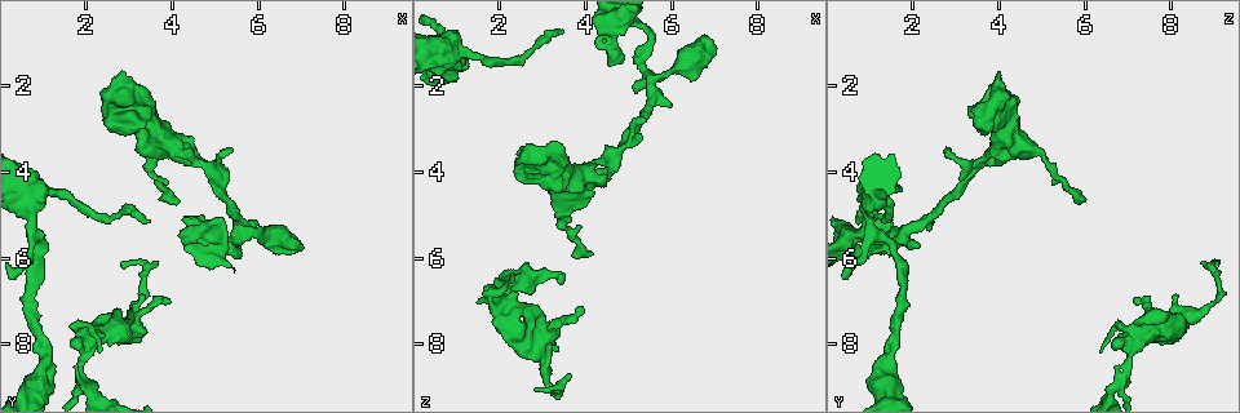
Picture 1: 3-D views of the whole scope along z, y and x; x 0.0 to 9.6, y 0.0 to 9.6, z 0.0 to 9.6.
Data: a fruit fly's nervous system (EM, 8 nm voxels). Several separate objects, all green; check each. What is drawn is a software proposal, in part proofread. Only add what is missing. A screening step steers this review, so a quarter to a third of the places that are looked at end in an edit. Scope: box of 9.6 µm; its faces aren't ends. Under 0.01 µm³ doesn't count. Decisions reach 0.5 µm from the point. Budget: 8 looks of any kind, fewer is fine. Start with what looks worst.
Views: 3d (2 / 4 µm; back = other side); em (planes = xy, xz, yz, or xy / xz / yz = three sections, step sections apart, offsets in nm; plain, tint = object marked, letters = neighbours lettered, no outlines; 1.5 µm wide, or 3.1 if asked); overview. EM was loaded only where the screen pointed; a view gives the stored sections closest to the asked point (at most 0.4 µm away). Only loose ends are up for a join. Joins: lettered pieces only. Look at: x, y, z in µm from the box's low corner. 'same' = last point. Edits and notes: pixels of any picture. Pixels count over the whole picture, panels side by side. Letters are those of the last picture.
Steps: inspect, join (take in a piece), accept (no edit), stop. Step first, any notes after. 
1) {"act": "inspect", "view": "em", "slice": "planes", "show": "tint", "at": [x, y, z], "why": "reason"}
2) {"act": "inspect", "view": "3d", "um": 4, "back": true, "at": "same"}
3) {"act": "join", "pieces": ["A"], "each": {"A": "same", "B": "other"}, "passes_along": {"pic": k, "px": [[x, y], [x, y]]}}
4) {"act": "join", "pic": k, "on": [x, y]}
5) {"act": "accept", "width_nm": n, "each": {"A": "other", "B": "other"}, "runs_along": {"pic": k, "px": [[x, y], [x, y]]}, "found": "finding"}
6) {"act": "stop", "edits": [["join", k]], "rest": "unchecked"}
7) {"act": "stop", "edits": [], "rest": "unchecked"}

{"act": "inspect", "view": "3d", "um": 4, "at": [4.00, 7.05, 7.15], "why": "tapers out"}

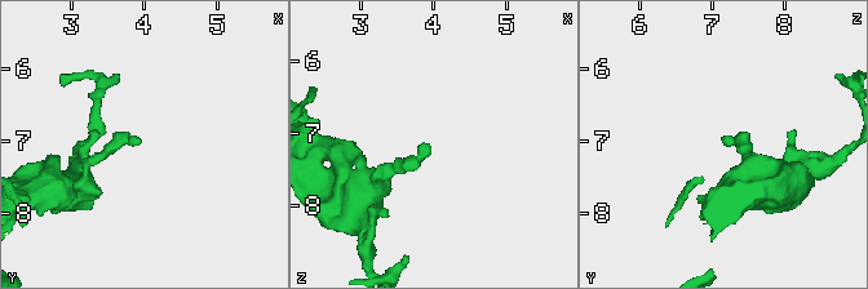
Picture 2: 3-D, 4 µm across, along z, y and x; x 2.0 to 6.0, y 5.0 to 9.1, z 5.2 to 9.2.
{"act": "inspect", "view": "em", "slice": "planes", "show": "letters", "at": [3.95, 7.05, 7.20]}

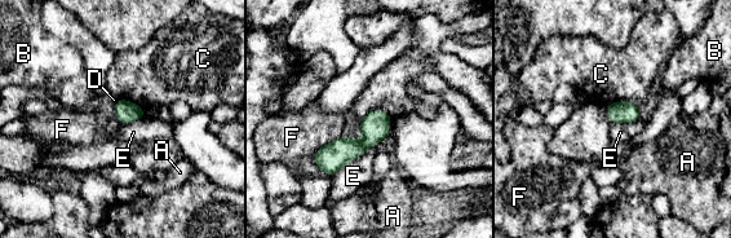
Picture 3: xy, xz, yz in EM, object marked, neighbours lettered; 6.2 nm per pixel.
{"act": "accept", "width_nm": 130, "each": {"A": "other", "B": "other", "C": "other", "D": "other", "E": "other", "F": "other"}, "found": "no lettered piece goes on from it"}

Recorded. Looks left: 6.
{"act": "inspect", "view": "3d", "um": 4, "at": [5.20, 5.70, 2.10], "why": "free end"}

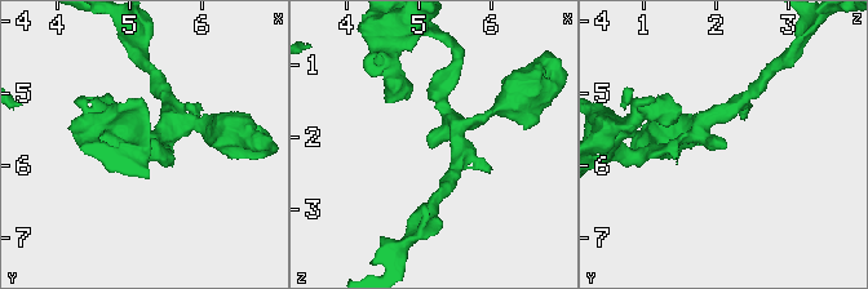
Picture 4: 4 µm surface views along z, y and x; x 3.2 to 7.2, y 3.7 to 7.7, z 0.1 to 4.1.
{"act": "inspect", "view": "em", "slice": "xz", "step": 8, "show": "tint", "at": [5.15, 5.75, 2.15], "why": "now the EM"}

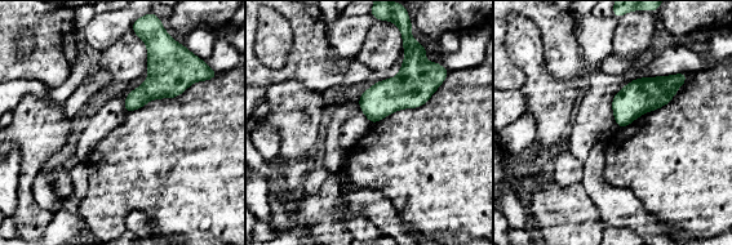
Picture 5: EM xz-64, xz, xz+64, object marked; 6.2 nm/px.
{"act": "inspect", "view": "em", "slice": "planes", "show": "letters", "at": "same", "why": "another direction"}

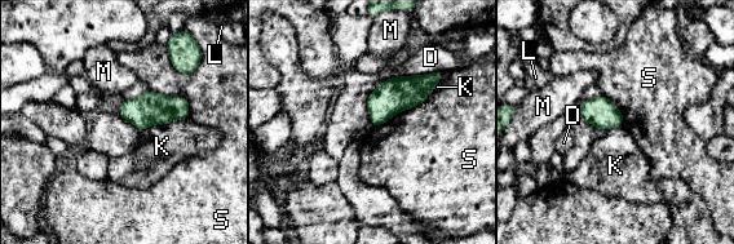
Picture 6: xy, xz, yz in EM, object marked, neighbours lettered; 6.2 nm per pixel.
{"act": "accept", "width_nm": 190, "each": {"D": "other", "K": "other", "L": "other", "M": "other", "S": "other"}, "border": {"pic": 6, "px": [[186, 118], [154, 123], [141, 131]]}, "found": "none of them fits"}

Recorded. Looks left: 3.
{"act": "inspect", "view": "3d", "um": 2, "at": [5.45, 3.45, 2.75], "why": "tapers out"}

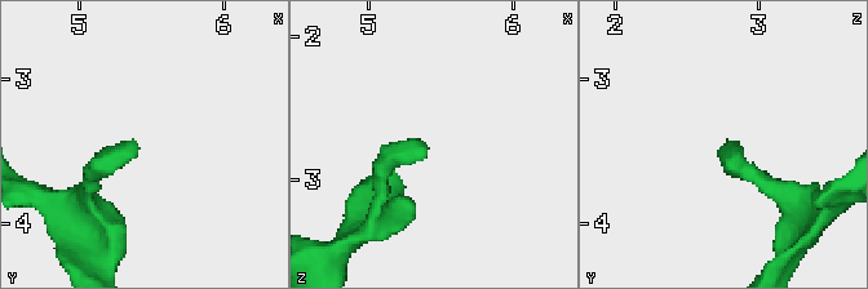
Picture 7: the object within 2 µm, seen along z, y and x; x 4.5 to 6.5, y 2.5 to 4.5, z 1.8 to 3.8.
{"act": "inspect", "view": "em", "slice": "planes", "show": "letters", "at": [5.40, 3.48, 2.76], "why": "need the tissue"}

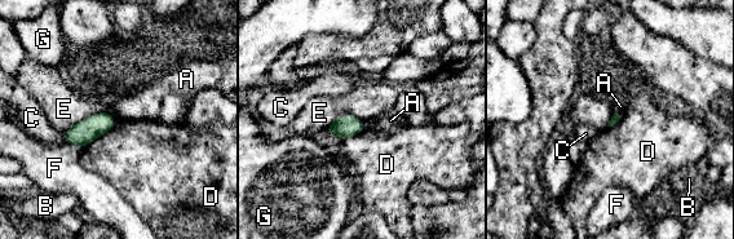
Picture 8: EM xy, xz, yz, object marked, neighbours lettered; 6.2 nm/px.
{"act": "accept", "each": {"A": "other", "B": "other", "C": "other", "D": "other", "E": "other", "F": "other", "G": "other"}, "border": {"pic": 8, "px": [[115, 119], [94, 113], [63, 132]]}, "found": "no lettered piece goes on from it"}

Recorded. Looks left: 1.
{"act": "stop", "edits": [], "rest": "unchecked"}

